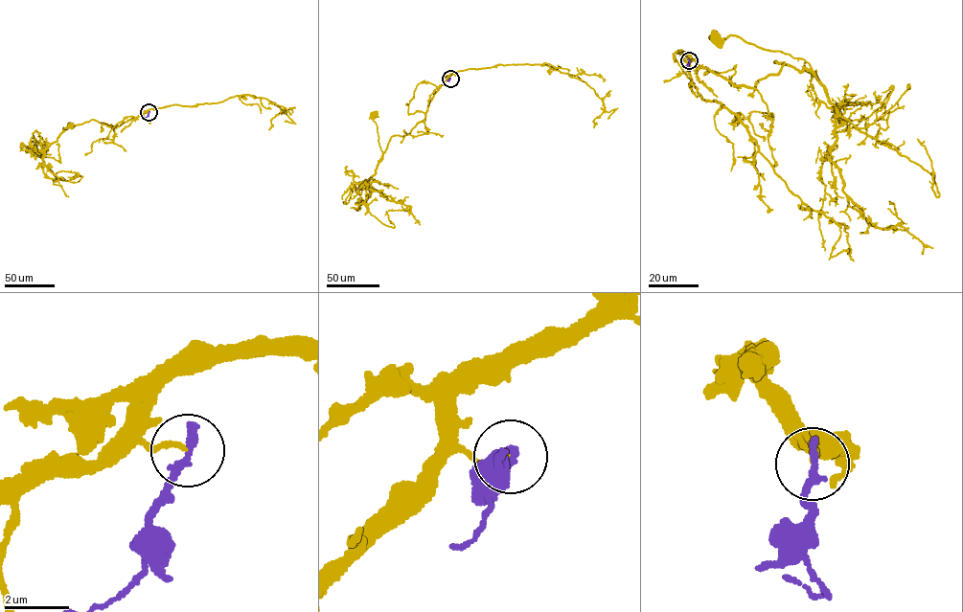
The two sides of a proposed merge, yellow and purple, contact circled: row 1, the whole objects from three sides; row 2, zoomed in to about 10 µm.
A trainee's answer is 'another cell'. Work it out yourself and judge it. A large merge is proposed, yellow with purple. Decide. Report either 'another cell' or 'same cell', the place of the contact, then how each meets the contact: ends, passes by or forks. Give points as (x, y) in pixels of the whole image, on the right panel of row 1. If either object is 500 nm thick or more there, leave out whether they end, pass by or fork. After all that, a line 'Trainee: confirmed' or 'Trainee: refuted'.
another cell; at (689, 60); yellow ends there; purple ends there
Trainee: confirmed

